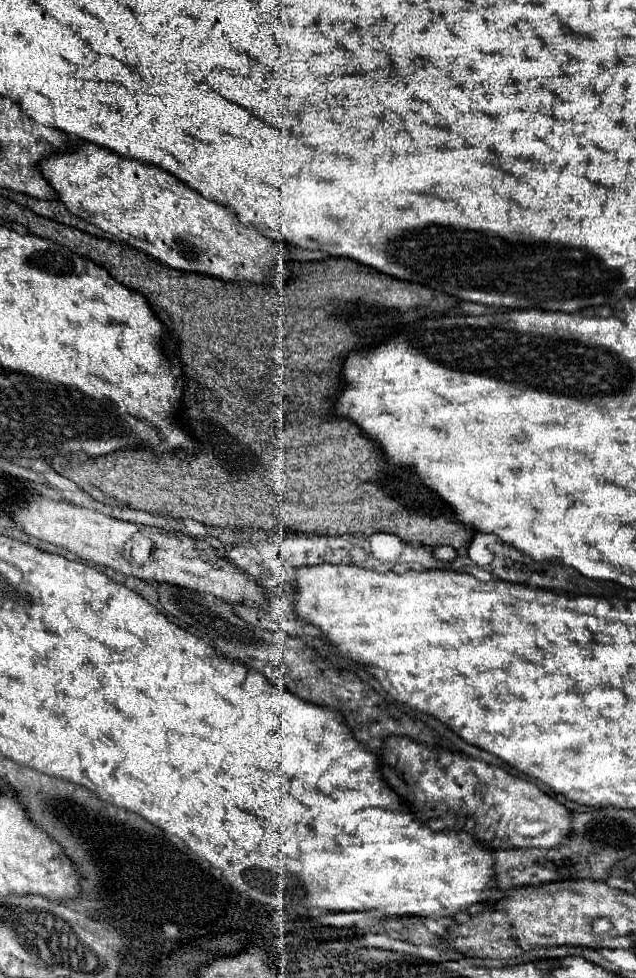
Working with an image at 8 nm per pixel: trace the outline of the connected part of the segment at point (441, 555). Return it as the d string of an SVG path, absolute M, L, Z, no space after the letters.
M437 547L437 549L433 549L431 553L433 553L435 559L439 559L439 561L443 561L443 563L453 561L455 555L457 555L457 551L455 551L453 547Z

